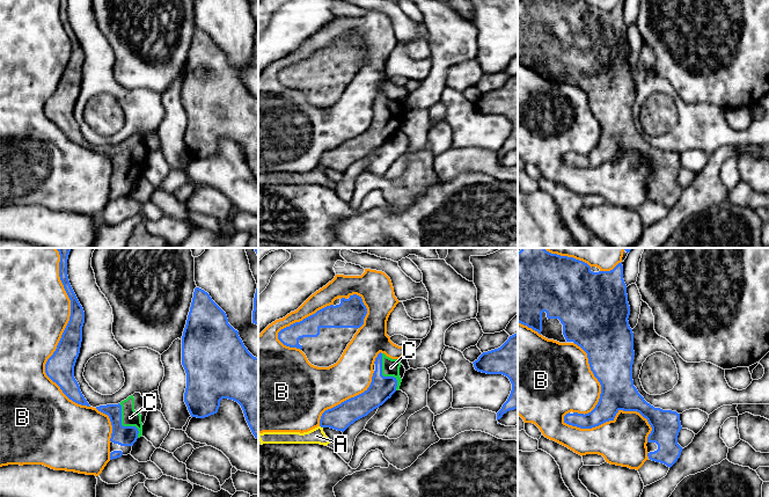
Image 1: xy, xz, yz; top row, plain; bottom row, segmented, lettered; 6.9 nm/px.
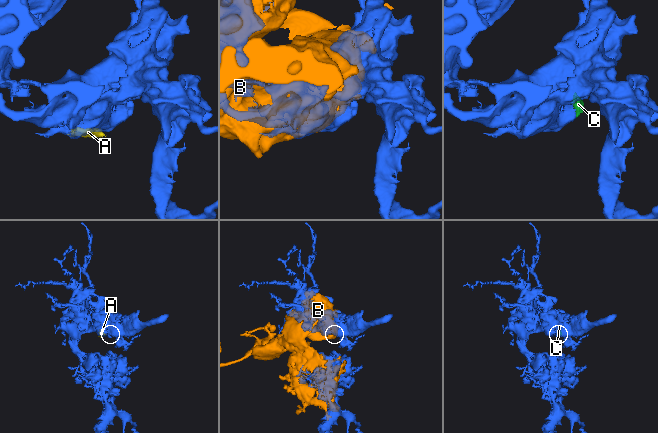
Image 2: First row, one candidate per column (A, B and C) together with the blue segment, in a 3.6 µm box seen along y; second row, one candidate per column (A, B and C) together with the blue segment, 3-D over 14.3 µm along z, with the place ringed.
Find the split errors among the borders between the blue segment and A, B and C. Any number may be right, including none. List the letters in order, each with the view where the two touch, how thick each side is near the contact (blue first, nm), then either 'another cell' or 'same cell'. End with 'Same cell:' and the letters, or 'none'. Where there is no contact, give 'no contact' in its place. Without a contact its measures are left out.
A: meets blue in xz; 170 nm thick on the blue side, 110 nm on the other; another cell
B: meets blue in xy; 200 nm thick on the blue side, 460 nm on the other; another cell
C: meets blue in xz; 170 nm thick on the blue side, 130 nm on the other; same cell
Same cell: C

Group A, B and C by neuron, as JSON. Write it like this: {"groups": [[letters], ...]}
{"groups": [["A"], ["B"], ["C"]]}

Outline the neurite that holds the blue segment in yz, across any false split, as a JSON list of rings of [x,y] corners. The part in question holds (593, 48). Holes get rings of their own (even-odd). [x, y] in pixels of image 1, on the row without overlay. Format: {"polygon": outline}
{"polygon": [[[518,0],[518,63],[548,80],[580,87],[587,94],[591,111],[601,125],[595,148],[585,155],[571,152],[564,156],[564,163],[592,169],[614,161],[620,151],[637,152],[652,168],[646,184],[649,199],[671,209],[683,190],[678,184],[682,169],[680,154],[654,148],[633,126],[633,73],[629,56],[622,2],[610,12],[593,13],[587,3],[579,0]]]}

